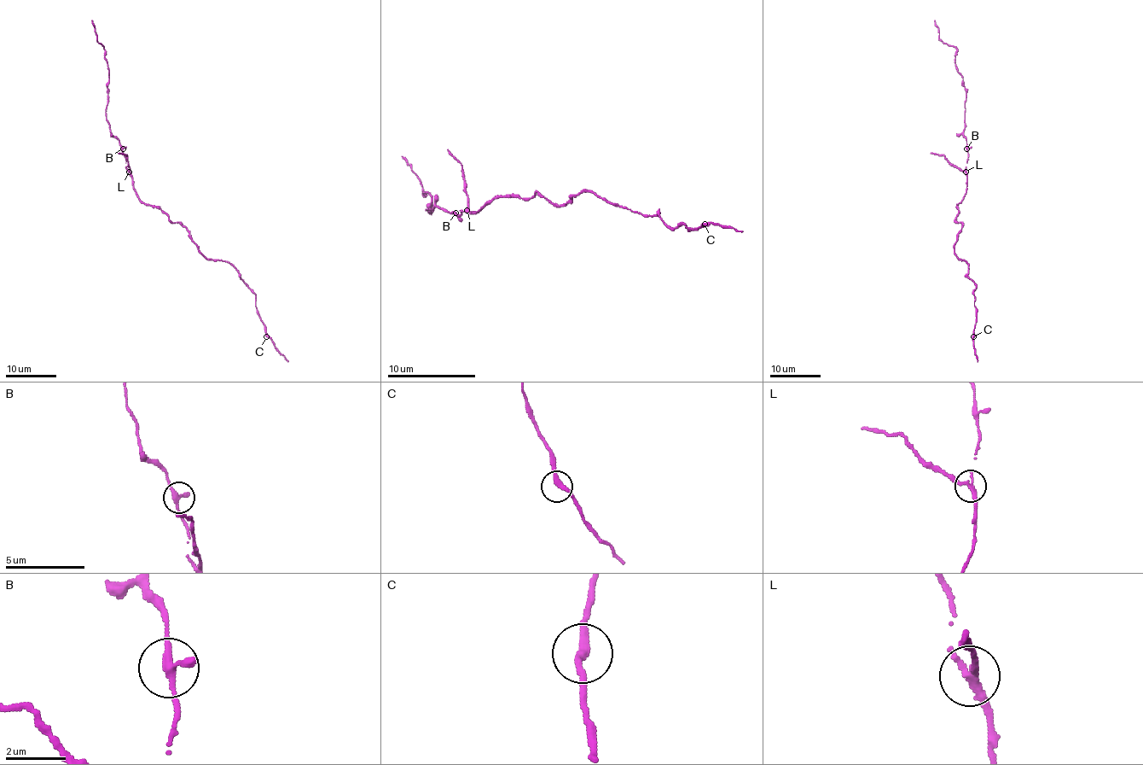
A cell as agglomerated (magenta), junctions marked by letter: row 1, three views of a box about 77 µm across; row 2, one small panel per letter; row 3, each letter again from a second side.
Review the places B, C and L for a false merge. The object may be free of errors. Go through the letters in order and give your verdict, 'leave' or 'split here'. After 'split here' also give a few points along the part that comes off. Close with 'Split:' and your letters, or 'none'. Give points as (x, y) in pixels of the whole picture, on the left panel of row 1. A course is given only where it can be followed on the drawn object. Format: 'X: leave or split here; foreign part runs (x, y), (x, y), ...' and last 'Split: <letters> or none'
B: leave
C: leave
L: split here; foreign part runs (129, 171), (126, 156), (118, 154)
Split: L

